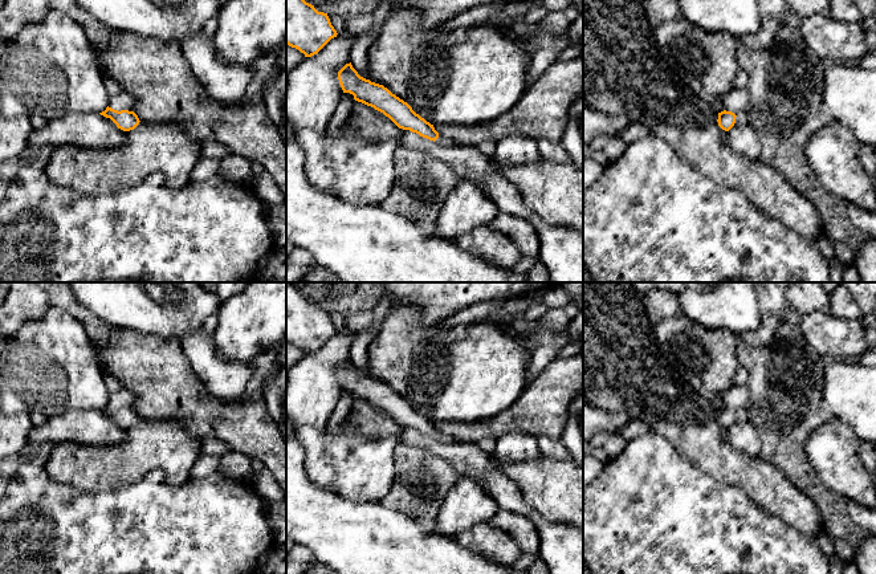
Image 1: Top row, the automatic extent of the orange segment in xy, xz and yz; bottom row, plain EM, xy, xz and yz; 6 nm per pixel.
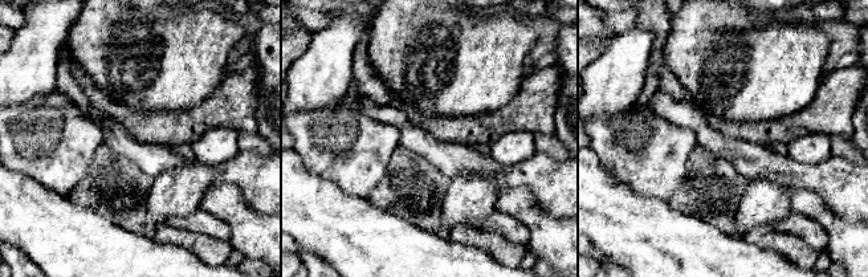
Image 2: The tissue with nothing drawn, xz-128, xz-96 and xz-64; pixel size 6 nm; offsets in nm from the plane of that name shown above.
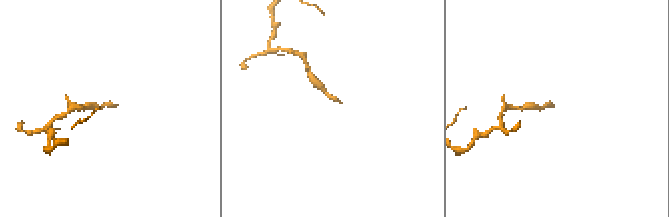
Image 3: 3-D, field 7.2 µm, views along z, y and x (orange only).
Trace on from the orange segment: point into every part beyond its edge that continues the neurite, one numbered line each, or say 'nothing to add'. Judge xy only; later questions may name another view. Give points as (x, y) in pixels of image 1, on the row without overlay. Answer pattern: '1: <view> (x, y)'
1: xy (123, 398)

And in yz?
1: yz (738, 397)

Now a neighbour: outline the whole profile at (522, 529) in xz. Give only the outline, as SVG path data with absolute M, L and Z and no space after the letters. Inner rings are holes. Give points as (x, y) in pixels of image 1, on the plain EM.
M500 509L488 524L509 533L522 550L522 554L538 555L539 534L527 517Z

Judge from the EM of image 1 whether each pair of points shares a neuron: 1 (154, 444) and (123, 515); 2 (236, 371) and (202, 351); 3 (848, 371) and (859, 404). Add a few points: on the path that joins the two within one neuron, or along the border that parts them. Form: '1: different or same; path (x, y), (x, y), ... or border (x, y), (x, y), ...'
1: different; border (170, 484), (161, 471), (149, 471), (110, 491)
2: same; path (228, 371), (221, 371), (210, 359)
3: same; path (848, 379), (848, 387), (858, 397)

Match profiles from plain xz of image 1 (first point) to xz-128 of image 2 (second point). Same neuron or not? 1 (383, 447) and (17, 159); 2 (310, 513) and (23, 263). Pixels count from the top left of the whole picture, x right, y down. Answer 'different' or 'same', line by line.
1: same
2: different

